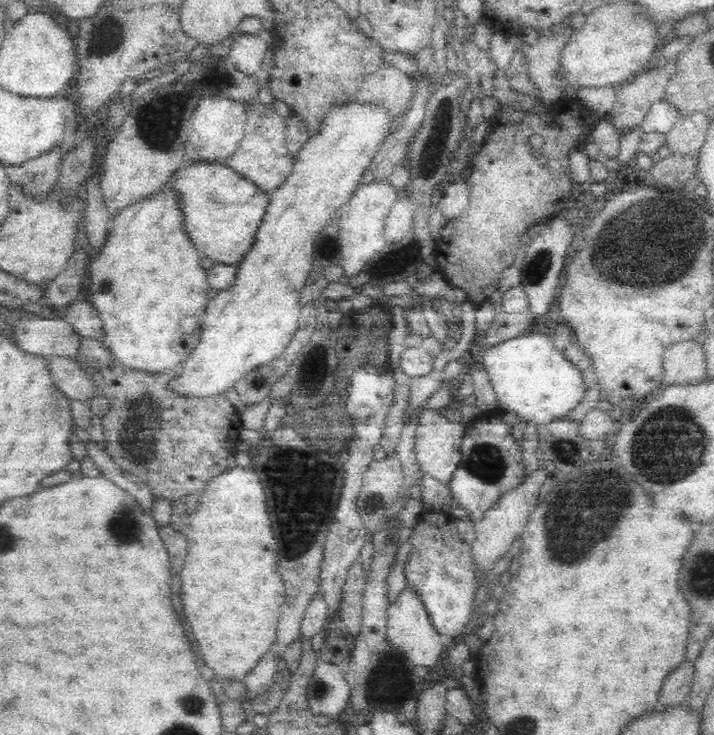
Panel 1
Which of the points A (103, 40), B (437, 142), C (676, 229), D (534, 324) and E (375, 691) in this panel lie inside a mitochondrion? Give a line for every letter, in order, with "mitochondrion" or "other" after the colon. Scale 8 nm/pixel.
A: mitochondrion
B: other
C: mitochondrion
D: other
E: mitochondrion

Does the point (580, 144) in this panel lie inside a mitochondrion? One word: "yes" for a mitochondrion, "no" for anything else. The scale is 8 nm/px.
no

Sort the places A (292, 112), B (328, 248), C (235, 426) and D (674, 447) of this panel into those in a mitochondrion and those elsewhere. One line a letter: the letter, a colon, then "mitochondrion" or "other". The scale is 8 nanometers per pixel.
A: other
B: other
C: other
D: mitochondrion

